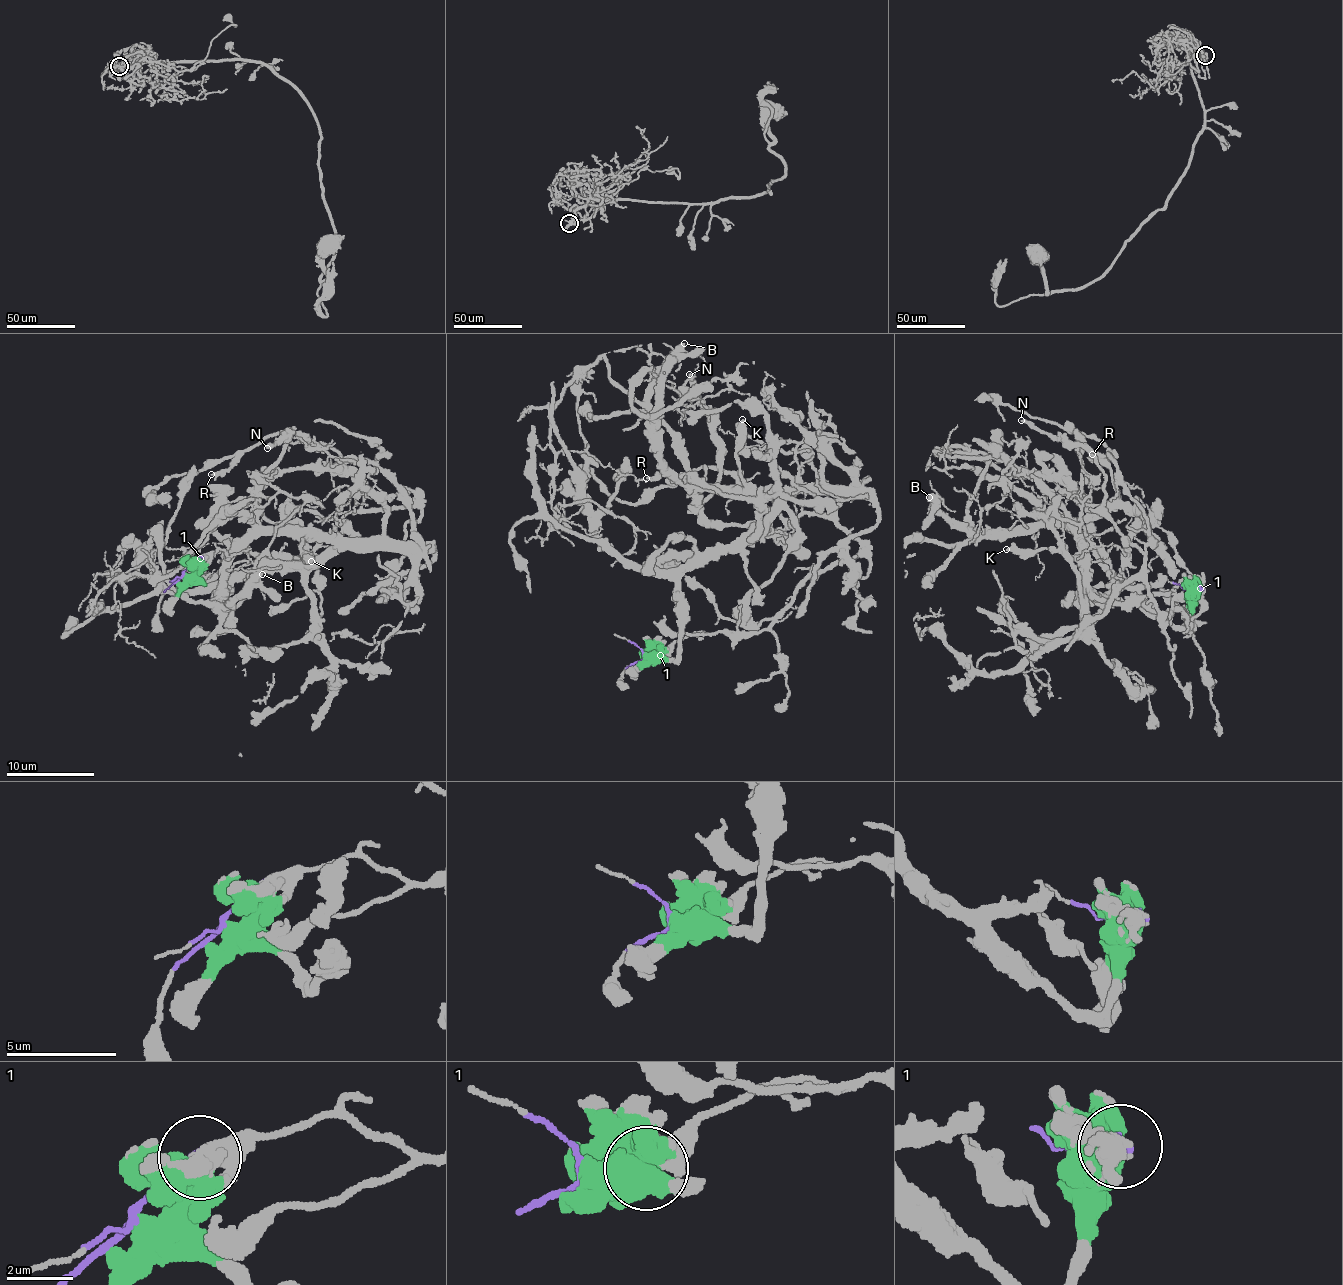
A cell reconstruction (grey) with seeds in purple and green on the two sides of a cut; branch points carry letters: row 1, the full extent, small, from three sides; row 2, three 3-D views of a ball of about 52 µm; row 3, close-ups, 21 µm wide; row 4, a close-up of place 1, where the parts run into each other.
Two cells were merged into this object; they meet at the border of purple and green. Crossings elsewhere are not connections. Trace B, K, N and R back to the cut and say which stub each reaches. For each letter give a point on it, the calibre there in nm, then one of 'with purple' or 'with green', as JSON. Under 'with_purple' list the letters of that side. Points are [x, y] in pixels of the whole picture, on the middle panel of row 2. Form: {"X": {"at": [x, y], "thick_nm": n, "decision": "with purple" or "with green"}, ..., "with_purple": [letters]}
{"B": {"at": [684, 343], "thick_nm": 460, "decision": "with green"}, "K": {"at": [742, 419], "thick_nm": 440, "decision": "with green"}, "N": {"at": [689, 374], "thick_nm": 280, "decision": "with green"}, "R": {"at": [646, 478], "thick_nm": 240, "decision": "with purple"}, "with_purple": ["R"]}

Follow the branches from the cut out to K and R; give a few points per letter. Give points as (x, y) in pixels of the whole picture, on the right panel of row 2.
K: (1192, 591), (1194, 611), (1177, 626), (1130, 590), (1120, 586), (1117, 600), (1097, 593), (1064, 551), (1006, 549)
R: (1192, 591), (1192, 635), (1185, 611), (1160, 618), (1148, 518), (1109, 452), (1091, 455)

